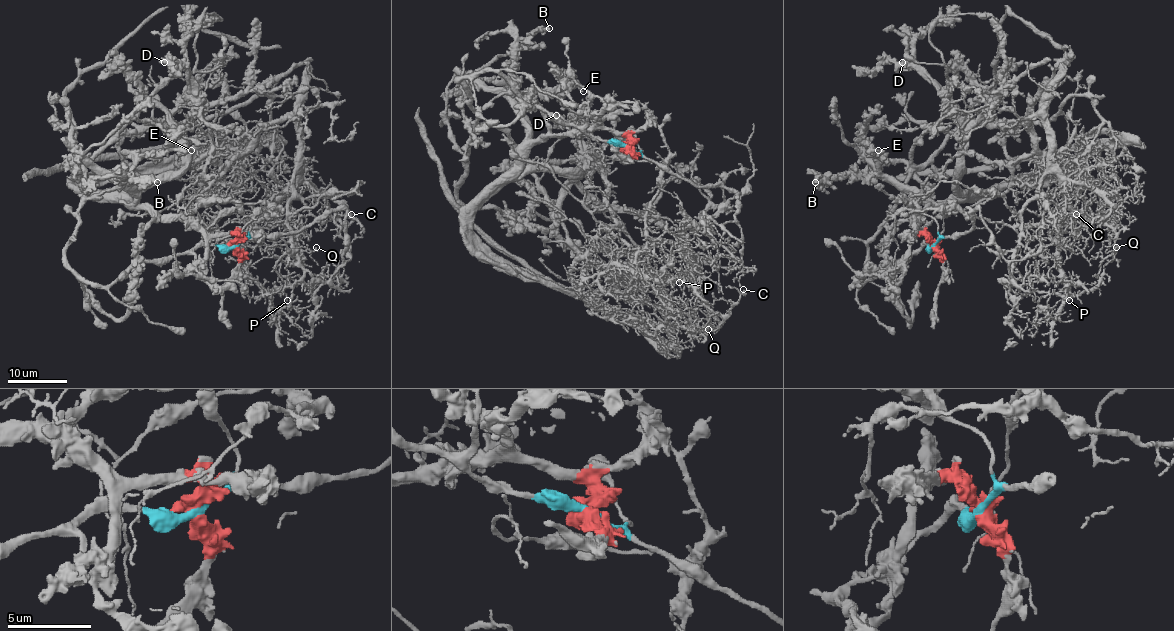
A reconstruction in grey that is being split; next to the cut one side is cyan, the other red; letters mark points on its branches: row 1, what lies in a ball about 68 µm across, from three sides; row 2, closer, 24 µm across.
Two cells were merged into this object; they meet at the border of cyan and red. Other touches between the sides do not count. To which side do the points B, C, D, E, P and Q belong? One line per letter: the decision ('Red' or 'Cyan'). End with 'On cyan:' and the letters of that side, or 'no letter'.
B: Red
C: Cyan
D: Red
E: Red
P: Cyan
Q: Cyan
On cyan: C, P, Q

